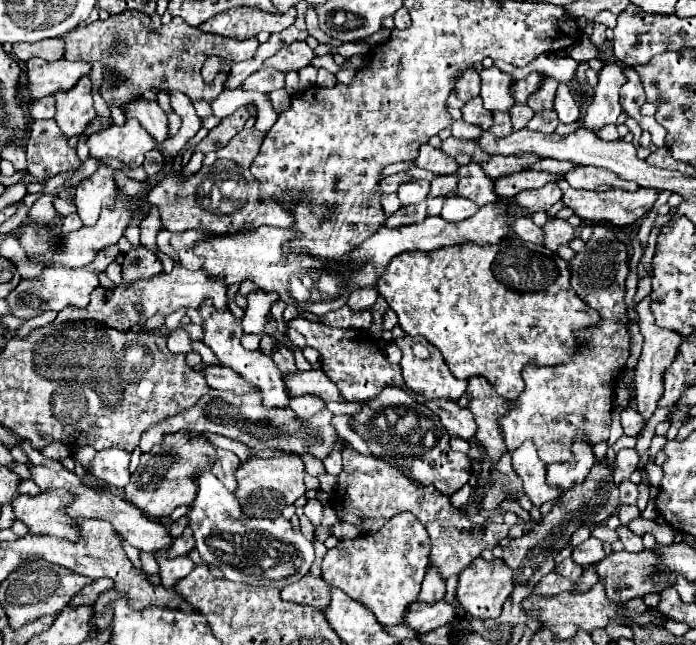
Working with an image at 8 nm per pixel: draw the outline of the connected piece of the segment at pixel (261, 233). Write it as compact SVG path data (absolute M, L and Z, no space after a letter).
M259 228L253 236L215 236L197 246L197 254L205 258L205 270L209 276L225 276L227 284L251 280L263 292L277 292L281 300L289 302L289 276L295 272L309 272L323 268L319 260L311 256L283 256L281 244L293 236L285 228Z

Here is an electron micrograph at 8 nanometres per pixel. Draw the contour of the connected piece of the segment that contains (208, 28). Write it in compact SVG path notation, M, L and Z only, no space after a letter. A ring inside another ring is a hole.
M233 8L233 12L223 12L221 16L213 16L213 20L207 20L199 28L203 32L247 40L255 38L259 32L269 32L269 34L281 32L289 28L295 22L295 18L297 18L295 8L291 8L281 16L257 12L253 8Z

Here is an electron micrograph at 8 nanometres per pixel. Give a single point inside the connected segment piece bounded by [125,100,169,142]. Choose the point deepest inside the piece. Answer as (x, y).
(153, 119)

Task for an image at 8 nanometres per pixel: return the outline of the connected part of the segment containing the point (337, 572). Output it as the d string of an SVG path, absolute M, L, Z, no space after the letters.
M397 514L381 530L363 534L355 540L341 540L335 548L327 550L321 564L321 578L353 600L373 610L383 626L405 622L405 610L417 602L423 576L429 568L431 540L421 522L409 514Z

